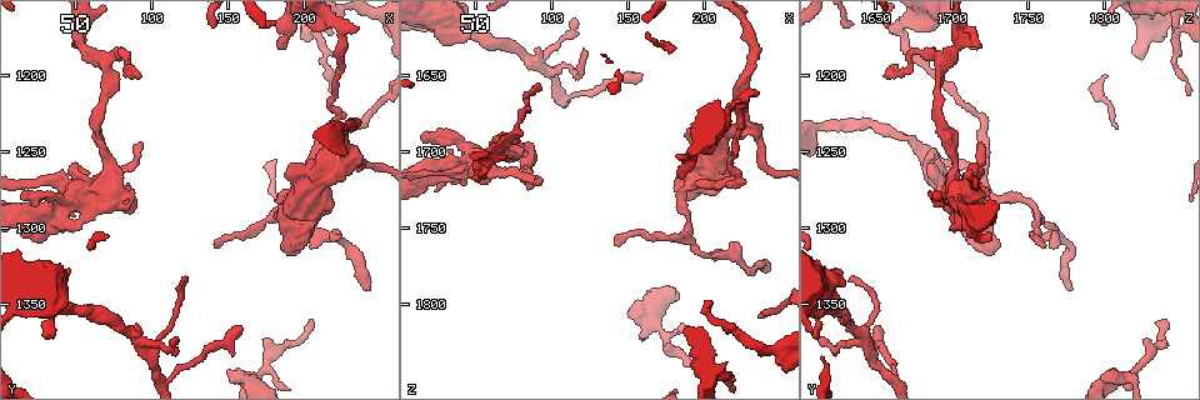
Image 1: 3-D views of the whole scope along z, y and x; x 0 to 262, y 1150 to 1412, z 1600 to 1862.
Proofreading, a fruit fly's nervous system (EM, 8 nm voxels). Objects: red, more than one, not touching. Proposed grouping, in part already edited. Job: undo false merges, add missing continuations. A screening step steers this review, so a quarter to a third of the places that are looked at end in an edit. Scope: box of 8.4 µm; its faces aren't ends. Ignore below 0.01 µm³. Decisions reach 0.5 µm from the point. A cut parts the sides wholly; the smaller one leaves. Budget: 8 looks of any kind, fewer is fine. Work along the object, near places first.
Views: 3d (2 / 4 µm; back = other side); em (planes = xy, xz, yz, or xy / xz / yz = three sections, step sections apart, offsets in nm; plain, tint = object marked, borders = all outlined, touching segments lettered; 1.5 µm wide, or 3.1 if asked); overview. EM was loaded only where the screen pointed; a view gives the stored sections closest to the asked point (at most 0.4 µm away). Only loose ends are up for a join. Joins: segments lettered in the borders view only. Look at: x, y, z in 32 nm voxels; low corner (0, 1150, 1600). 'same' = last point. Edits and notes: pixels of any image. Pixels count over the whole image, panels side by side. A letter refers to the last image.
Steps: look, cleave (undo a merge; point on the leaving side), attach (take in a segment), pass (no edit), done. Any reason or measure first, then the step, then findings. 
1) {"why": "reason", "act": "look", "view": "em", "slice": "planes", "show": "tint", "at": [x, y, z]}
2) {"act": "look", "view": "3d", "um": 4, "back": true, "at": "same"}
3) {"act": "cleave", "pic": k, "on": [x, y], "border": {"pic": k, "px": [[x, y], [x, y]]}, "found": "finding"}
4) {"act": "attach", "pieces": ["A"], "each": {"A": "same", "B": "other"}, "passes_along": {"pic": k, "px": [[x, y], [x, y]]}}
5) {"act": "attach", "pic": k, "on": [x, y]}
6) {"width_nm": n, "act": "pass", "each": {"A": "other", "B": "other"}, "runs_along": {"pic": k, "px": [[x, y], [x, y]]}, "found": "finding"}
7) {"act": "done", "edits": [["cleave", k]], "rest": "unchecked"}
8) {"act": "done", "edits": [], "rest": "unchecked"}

{"why": "free end", "act": "look", "view": "em", "slice": "planes", "show": "plain", "at": [88, 1288, 1706]}

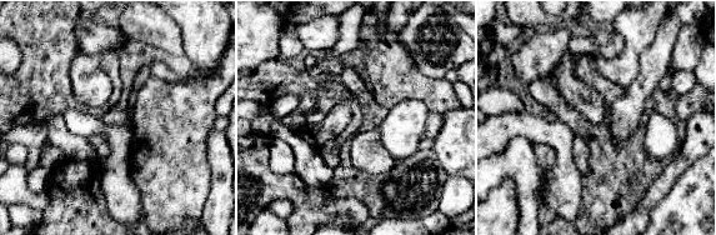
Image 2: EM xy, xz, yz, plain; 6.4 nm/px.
{"act": "look", "view": "em", "slice": "planes", "show": "borders", "at": "same"}

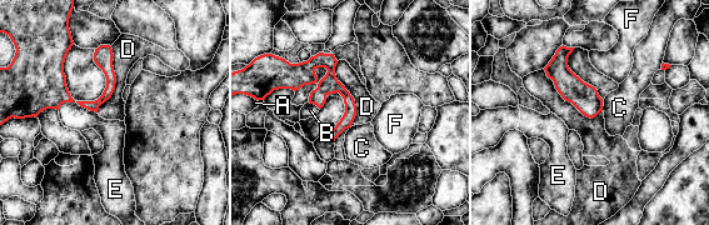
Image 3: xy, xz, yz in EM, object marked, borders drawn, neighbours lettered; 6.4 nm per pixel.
{"act": "pass", "each": {"A": "other", "B": "other", "C": "other", "D": "other", "E": "other", "F": "other"}, "runs_along": {"pic": 3, "px": [[286, 76], [338, 86], [349, 101], [348, 123]]}, "found": "no lettered segment goes on from it"}

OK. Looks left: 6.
{"why": "abrupt turn", "act": "look", "view": "3d", "um": 2, "back": true, "at": [220, 1230, 1720]}

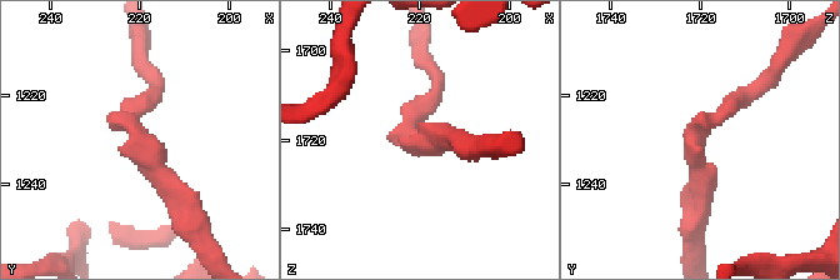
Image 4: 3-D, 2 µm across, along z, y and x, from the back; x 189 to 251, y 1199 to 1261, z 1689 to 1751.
{"why": "now the EM", "act": "look", "view": "em", "slice": "yz", "step": 4, "show": "borders", "at": [221, 1229, 1721]}

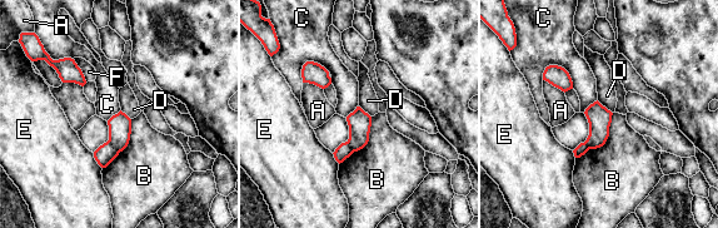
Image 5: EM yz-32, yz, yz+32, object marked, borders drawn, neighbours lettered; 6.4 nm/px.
{"longest_contact_nm": ["B", 380], "act": "cleave", "pic": 5, "on": [120, 124], "each": {"A": "other", "B": "other", "C": "other", "D": "other", "E": "other", "F": "other"}, "found": "a second neuron is stuck on"}

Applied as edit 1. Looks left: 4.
{"why": "sharp bend", "act": "look", "view": "3d", "um": 2, "at": [170, 1396, 1818]}

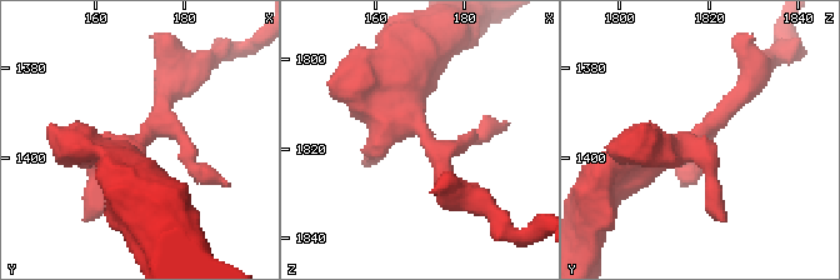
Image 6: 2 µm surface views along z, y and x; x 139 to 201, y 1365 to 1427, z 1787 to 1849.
{"why": "need the tissue", "act": "look", "view": "em", "slice": "xz", "step": 4, "show": "tint", "at": [172, 1395, 1818]}

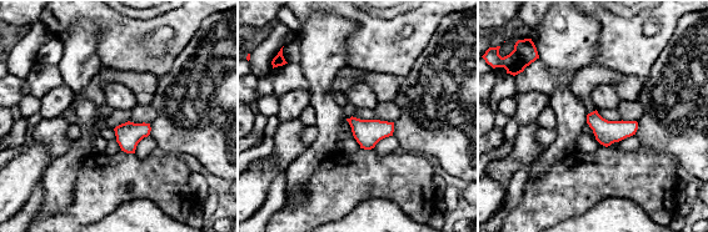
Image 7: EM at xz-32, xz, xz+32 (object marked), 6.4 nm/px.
{"why": "cut it another way", "act": "look", "view": "em", "slice": "planes", "show": "borders", "at": "same"}

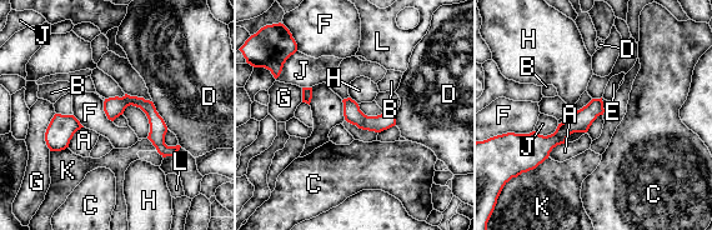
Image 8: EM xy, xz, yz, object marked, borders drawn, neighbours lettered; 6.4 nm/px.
{"width_nm": 120, "act": "pass", "each": {"A": "other", "B": "other", "C": "other", "D": "other", "E": "other", "F": "other", "G": "other", "H": "other", "J": "other", "K": "other", "L": "other"}, "runs_along": {"pic": 8, "px": [[598, 101], [551, 141], [526, 141]]}, "found": "all the same neuron"}

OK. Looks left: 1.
{"act": "done", "edits": [["cleave", 5]], "rest": "unchecked"}

